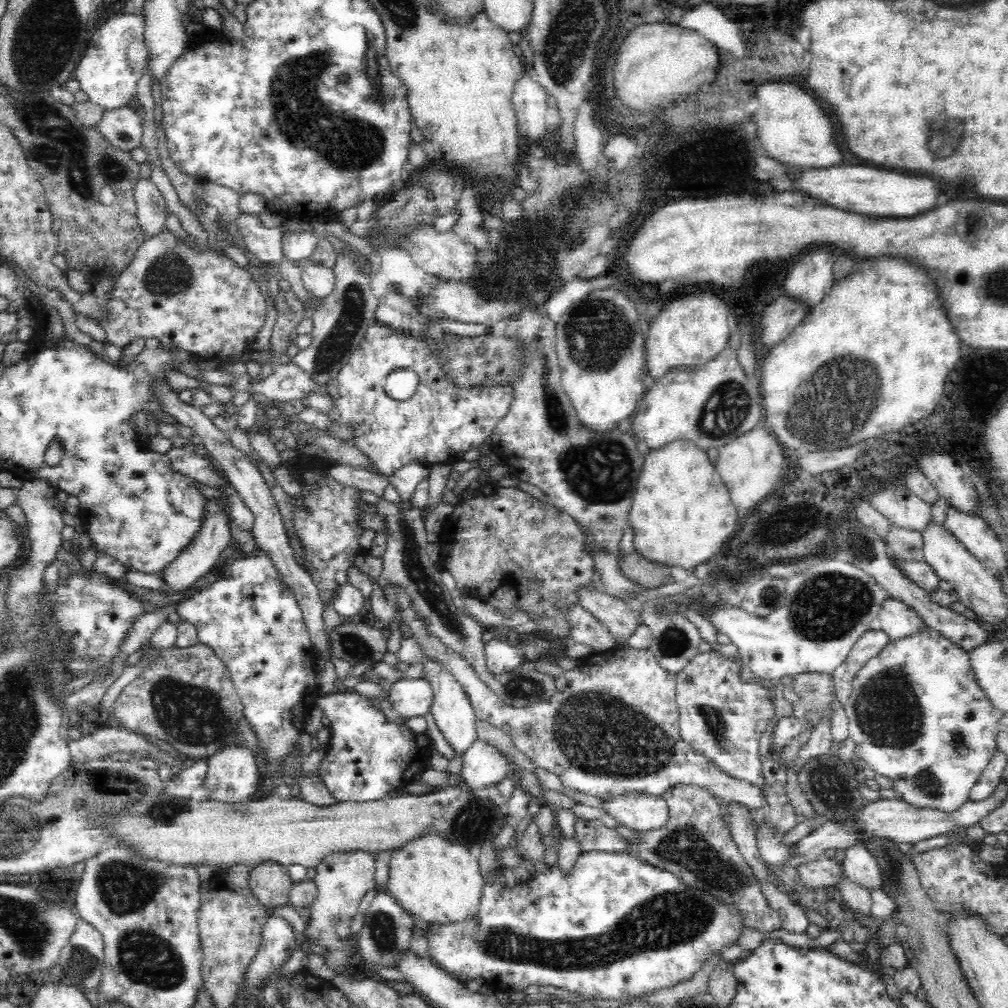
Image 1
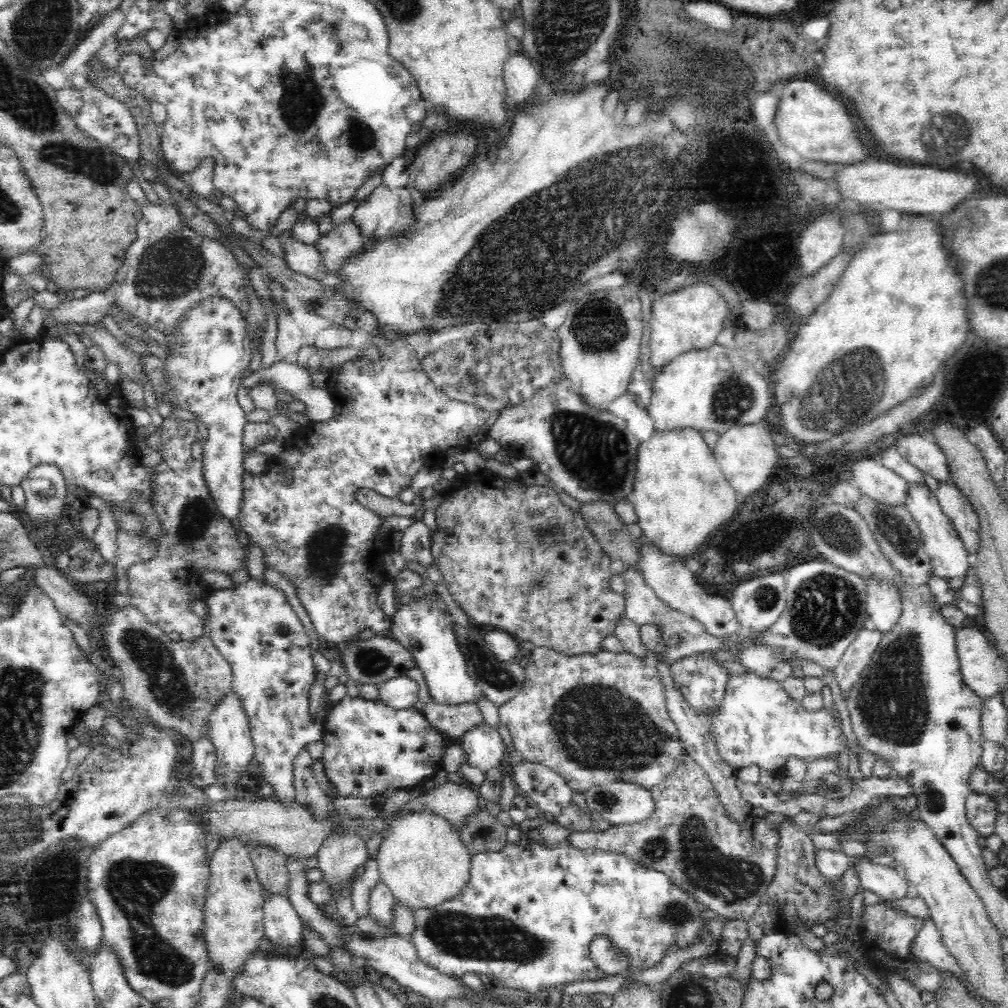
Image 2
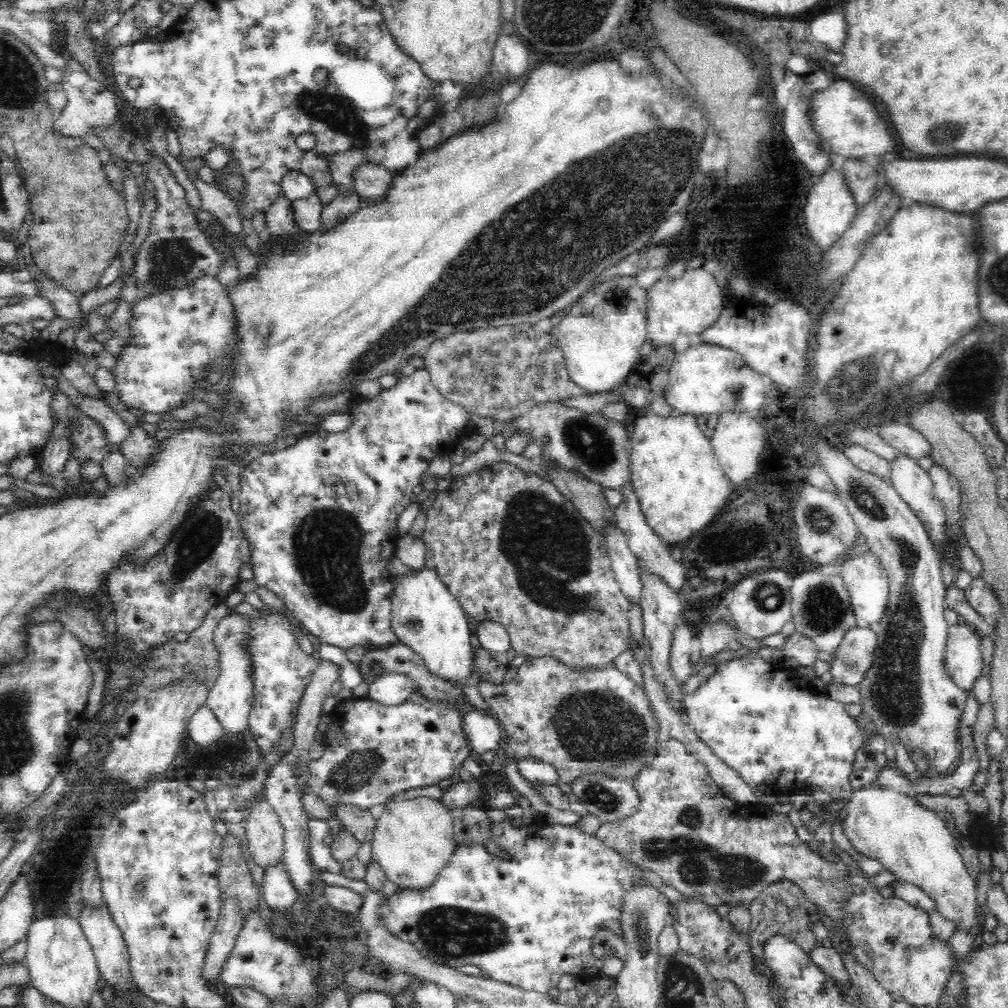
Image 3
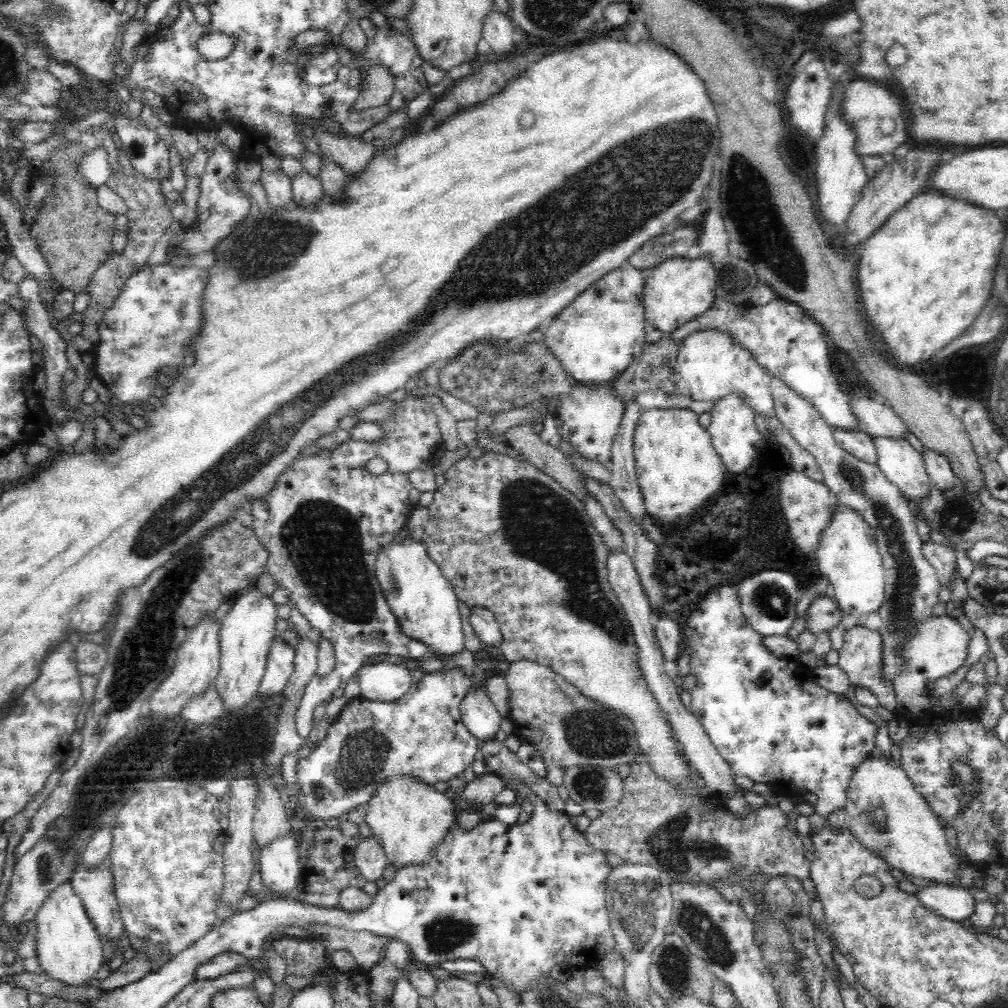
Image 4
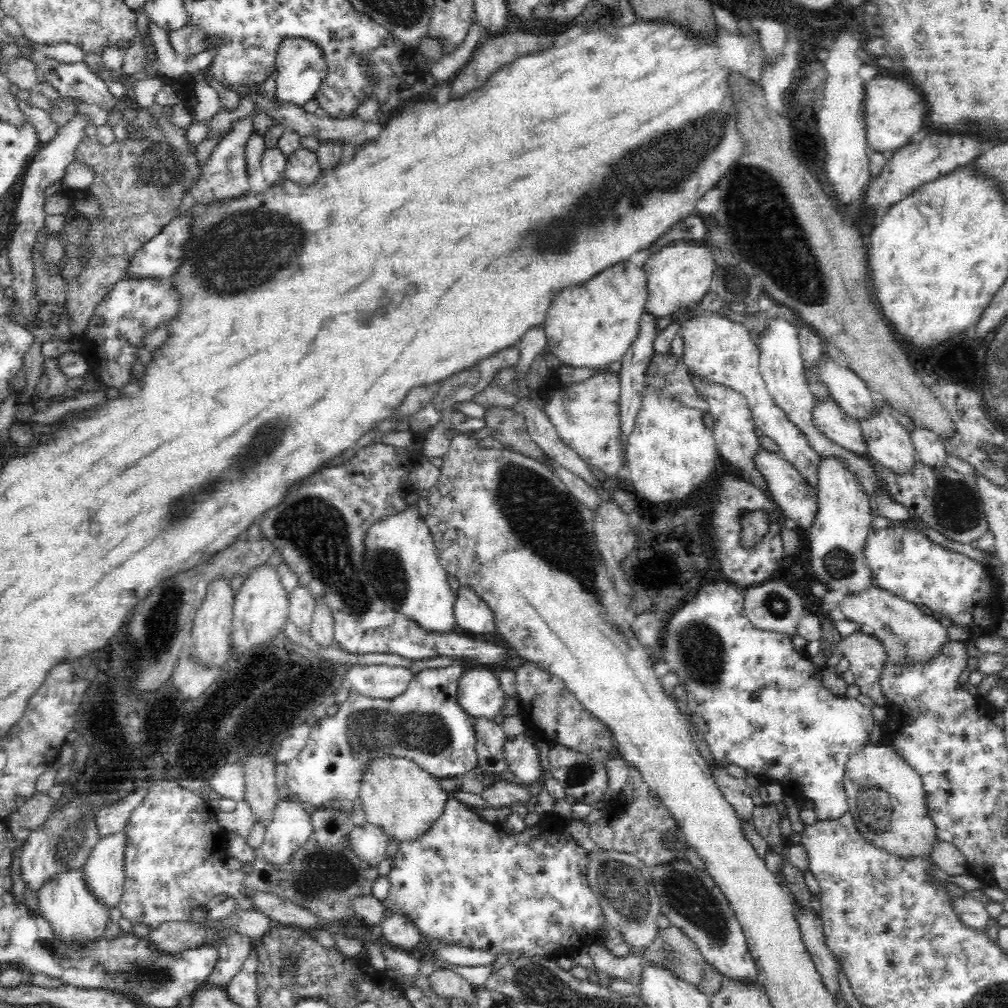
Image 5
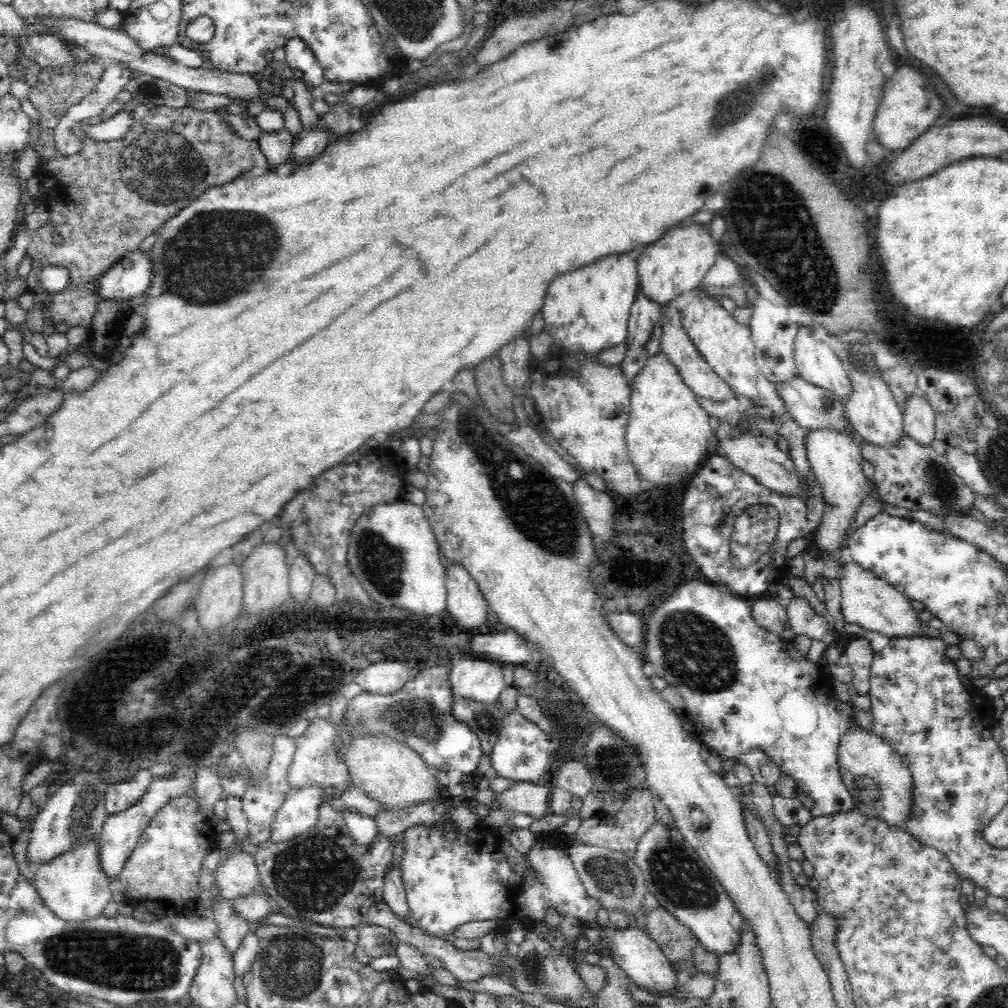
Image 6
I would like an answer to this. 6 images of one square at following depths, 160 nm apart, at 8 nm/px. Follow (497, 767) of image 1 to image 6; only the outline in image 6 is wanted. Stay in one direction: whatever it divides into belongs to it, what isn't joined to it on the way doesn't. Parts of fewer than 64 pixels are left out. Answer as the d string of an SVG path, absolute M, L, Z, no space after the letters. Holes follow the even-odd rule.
M460 656L460 662L449 670L449 682L453 694L464 699L486 704L498 703L498 697L505 689L501 662L486 662L476 656ZM478 666L478 668L474 668Z

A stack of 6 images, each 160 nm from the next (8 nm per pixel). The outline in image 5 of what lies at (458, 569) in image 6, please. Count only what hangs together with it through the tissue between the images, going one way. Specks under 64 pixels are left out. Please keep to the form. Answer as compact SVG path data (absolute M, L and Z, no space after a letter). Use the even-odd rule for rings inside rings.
M461 586L453 604L456 624L469 635L497 636L495 614L470 587Z

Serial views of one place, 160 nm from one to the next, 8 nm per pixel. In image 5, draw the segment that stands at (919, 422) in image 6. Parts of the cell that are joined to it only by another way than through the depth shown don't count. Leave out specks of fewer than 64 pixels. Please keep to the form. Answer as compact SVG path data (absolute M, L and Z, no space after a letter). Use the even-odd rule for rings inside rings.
M916 428L911 434L911 441L915 446L917 460L923 462L926 467L932 469L949 468L946 462L949 454L945 449L944 442L938 435L930 430Z

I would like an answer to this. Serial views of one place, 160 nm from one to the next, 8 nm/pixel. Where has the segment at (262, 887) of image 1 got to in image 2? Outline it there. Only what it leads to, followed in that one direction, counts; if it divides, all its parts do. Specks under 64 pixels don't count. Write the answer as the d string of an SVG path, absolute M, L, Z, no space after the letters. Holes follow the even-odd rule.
M252 847L249 855L256 869L258 882L270 893L290 900L287 858L270 847Z

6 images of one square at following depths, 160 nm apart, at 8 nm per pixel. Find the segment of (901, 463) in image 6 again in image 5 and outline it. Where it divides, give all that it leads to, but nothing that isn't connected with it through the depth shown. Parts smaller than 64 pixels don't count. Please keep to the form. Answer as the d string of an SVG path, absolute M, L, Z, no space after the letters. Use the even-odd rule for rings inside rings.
M916 461L913 469L905 475L893 473L886 467L878 467L878 473L891 500L906 506L911 518L921 520L926 528L936 530L960 544L975 543L989 530L984 503L980 500L974 477L946 467L932 469L920 461Z

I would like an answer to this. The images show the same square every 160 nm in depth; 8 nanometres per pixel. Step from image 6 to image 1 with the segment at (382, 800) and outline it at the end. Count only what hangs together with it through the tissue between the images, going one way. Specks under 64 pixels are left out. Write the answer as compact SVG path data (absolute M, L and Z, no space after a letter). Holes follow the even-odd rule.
M425 834L396 849L390 860L390 891L398 905L420 925L449 925L475 917L480 909L484 885L479 863L464 845L452 843L439 834Z

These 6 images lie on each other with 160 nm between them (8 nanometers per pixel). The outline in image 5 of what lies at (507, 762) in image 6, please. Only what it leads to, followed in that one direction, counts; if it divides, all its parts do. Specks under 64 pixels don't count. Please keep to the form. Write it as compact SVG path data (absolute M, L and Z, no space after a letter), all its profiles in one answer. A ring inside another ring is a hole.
M526 732L505 744L508 770L516 774L517 783L524 788L538 784L541 774L539 752L533 739L534 736Z

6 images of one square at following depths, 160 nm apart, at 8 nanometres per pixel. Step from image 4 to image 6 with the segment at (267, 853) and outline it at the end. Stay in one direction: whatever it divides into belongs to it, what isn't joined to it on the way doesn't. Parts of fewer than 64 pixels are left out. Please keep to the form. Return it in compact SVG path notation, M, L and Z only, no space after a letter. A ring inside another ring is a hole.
M318 786L308 790L290 790L276 810L269 843L286 842L316 826L318 808L324 802L322 792Z

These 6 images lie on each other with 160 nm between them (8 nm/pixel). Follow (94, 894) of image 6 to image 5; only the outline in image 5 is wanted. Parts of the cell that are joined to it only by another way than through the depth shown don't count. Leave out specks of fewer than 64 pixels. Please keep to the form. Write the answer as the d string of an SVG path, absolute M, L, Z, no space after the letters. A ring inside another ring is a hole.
M64 870L48 878L38 892L38 905L44 921L52 926L52 934L64 945L87 945L99 941L99 936L108 924L109 909L103 902L99 902L92 891L84 883L83 870Z

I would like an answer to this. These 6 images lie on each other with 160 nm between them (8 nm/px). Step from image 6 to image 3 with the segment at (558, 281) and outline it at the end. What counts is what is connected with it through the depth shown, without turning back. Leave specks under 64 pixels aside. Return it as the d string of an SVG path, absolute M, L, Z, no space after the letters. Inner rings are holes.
M615 277L614 280L608 280L597 285L594 290L589 290L590 292L578 304L572 306L566 318L555 325L551 333L560 344L566 371L574 384L588 394L612 392L627 379L635 368L640 349L647 341L648 292L638 286L634 277Z

